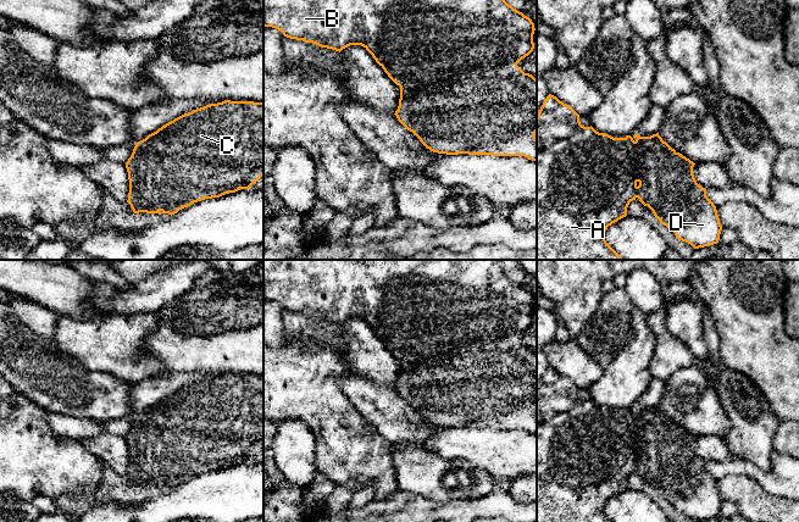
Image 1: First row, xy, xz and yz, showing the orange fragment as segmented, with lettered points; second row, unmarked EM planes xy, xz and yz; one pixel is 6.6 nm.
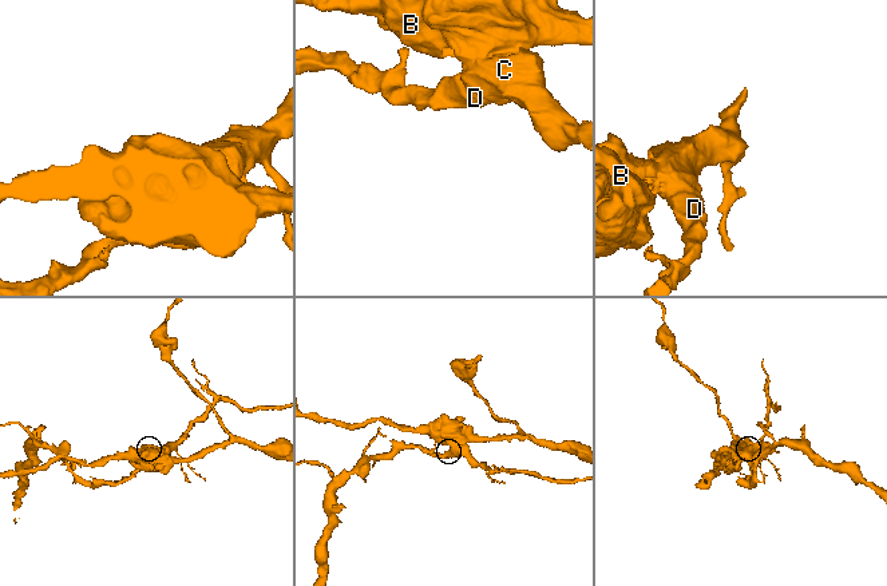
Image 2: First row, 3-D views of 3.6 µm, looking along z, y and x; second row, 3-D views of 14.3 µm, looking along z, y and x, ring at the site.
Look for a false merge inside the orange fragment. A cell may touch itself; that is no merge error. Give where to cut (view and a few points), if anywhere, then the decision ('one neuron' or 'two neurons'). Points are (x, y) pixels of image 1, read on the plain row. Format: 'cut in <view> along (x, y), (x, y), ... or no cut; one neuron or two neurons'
cut in xz along (516, 337), (406, 401); two neurons

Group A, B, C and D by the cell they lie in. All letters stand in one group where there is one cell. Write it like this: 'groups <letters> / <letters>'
groups A B / C D

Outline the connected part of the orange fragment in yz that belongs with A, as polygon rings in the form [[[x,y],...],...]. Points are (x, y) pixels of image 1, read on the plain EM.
[[[549,367],[537,389],[537,522],[612,522],[605,513],[604,506],[609,499],[627,489],[627,481],[637,471],[637,455],[639,449],[648,449],[660,438],[661,445],[671,449],[671,455],[678,465],[678,445],[676,439],[676,423],[666,415],[656,415],[654,411],[638,409],[634,413],[631,409],[614,411],[597,405],[592,399],[584,400],[579,395],[579,388],[570,379]]]

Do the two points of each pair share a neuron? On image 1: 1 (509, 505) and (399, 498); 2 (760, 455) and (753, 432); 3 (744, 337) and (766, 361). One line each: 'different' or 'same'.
1: same
2: same
3: same

